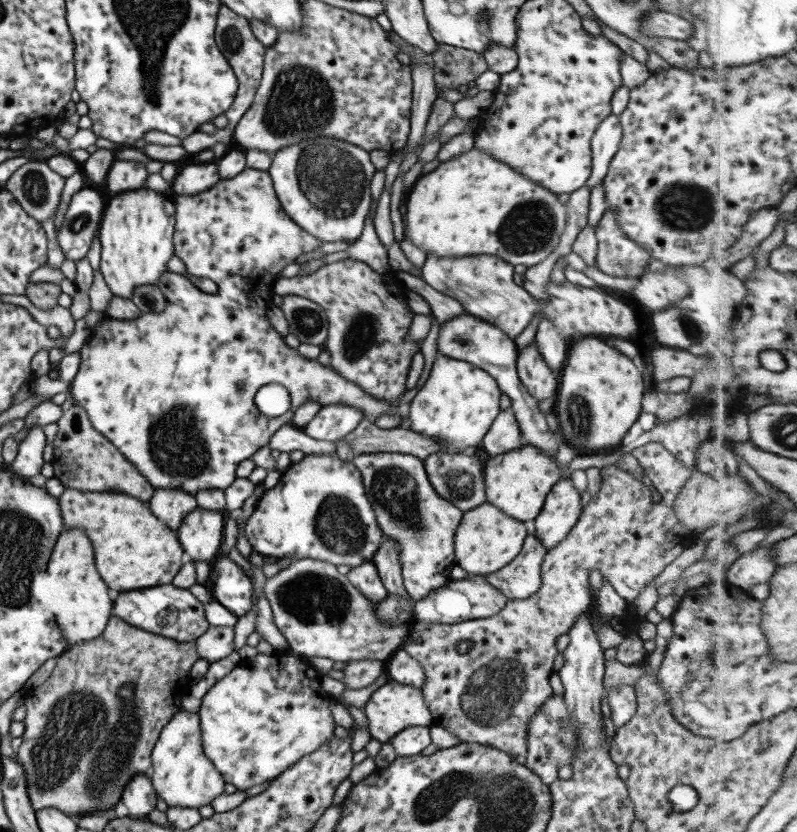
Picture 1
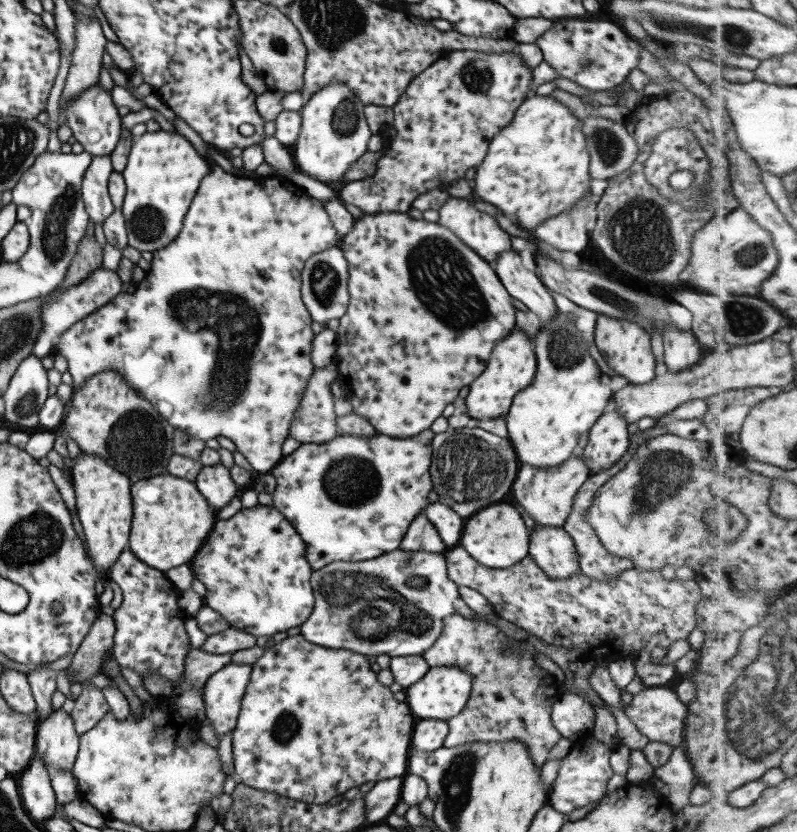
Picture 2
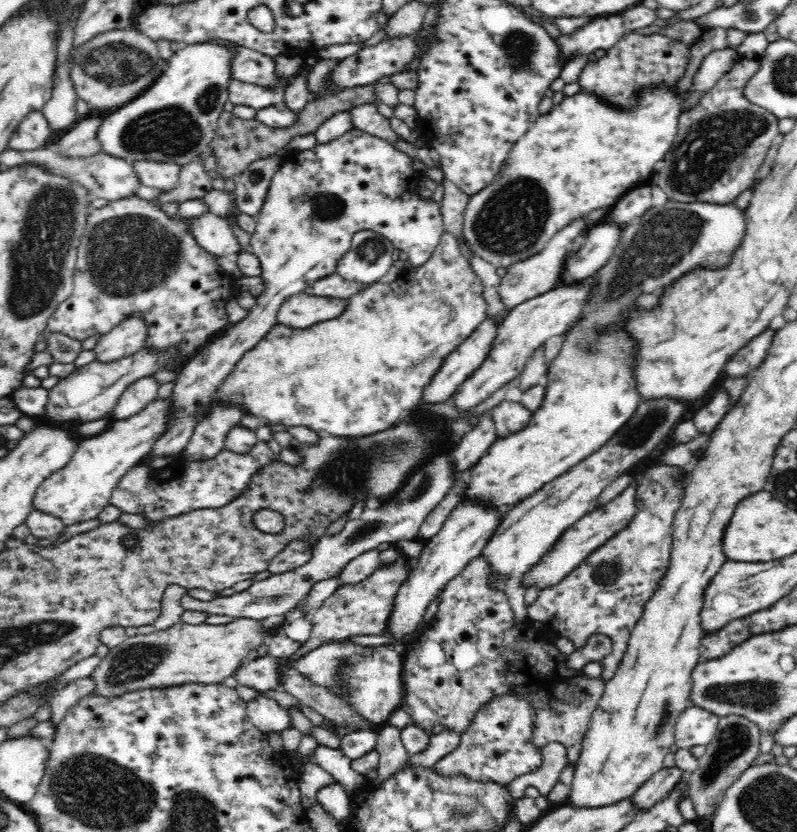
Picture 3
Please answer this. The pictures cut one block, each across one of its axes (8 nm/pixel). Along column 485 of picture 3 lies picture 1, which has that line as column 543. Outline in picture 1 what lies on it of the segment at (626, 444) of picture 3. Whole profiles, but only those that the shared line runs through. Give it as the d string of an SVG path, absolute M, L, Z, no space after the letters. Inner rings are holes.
M527 534L515 558L498 571L486 574L485 580L507 601L526 599L539 590L539 569L546 552L547 548L543 548L535 534Z

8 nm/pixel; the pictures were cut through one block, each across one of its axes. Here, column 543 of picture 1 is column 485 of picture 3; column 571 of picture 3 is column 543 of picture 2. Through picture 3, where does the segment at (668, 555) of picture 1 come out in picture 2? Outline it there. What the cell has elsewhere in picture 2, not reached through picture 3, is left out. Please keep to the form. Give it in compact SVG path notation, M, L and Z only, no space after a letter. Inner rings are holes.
M452 614L443 619L441 633L433 645L420 656L429 667L457 667L470 677L471 687L465 707L459 714L446 721L448 731L442 746L453 748L467 742L489 743L517 740L525 744L533 766L540 769L547 757L547 751L557 743L560 737L553 727L550 713L552 704L561 694L558 692L558 680L536 665L532 650L522 644L518 644L518 649L512 649L513 641L493 623Z

